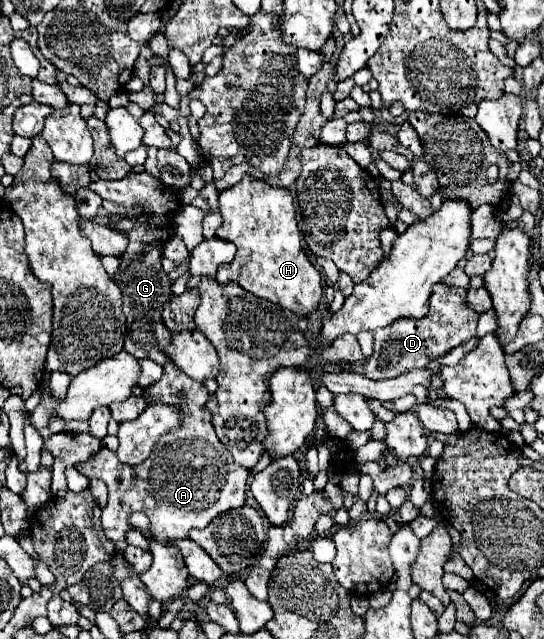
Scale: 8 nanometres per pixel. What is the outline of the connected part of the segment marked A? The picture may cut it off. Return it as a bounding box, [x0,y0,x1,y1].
[75,363,249,551]

